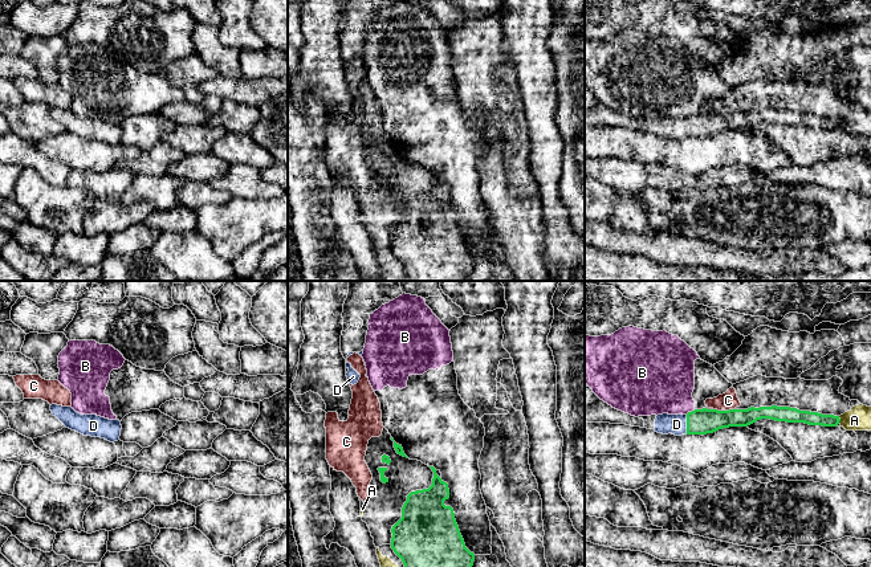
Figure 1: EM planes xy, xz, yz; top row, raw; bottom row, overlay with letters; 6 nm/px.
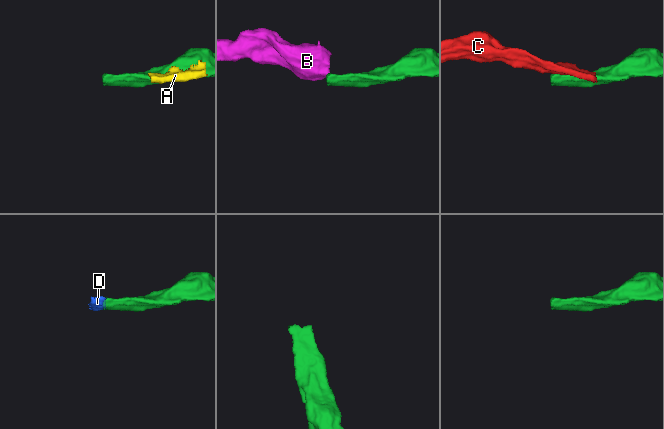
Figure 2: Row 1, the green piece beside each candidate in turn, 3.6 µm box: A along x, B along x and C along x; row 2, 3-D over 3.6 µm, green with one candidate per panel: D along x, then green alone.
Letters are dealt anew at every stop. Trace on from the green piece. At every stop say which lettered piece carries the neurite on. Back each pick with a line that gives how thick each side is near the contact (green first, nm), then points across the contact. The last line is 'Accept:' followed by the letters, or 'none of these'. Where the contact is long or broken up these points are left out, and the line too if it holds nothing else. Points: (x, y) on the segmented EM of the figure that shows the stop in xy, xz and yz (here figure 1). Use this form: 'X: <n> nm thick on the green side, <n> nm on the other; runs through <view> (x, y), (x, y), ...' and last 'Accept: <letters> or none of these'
D: 160 nm thick on the green side, 130 nm on the other; runs through yz (700, 421), (687, 424), (676, 424)
Accept: D

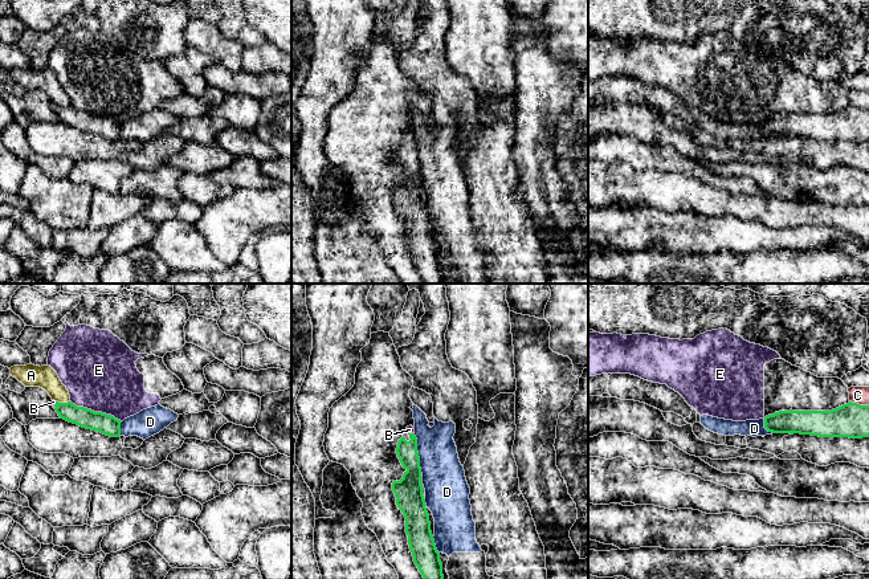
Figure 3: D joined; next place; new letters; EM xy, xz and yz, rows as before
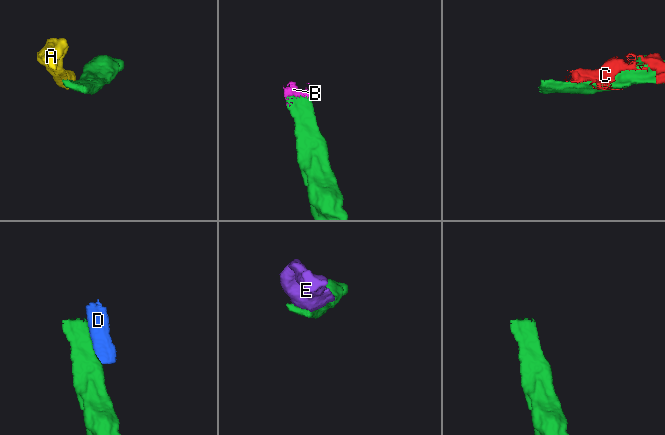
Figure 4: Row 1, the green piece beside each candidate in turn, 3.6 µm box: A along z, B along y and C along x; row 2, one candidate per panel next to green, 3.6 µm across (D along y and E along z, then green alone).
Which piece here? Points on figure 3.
B: 130 nm thick on the green side, 50 nm on the other; runs through xz (407, 452), (409, 437), (409, 429)
Accept: B

